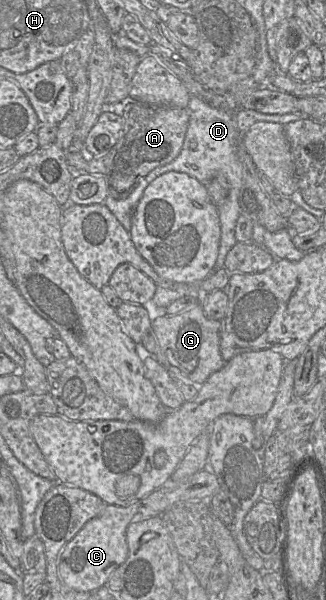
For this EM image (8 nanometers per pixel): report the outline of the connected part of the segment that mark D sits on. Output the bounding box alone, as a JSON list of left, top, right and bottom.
[103,95,307,269]

